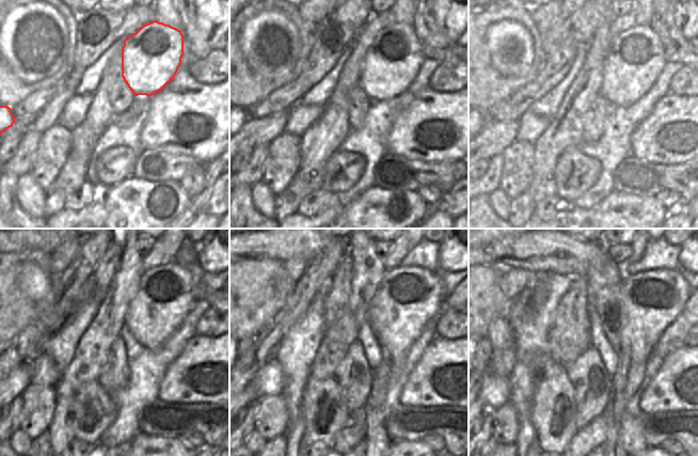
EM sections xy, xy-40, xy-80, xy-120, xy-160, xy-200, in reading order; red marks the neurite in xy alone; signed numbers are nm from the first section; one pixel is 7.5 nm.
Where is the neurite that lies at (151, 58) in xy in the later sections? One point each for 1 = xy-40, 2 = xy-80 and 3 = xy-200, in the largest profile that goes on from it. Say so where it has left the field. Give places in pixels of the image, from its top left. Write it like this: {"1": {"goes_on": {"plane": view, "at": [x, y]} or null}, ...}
{"1": {"goes_on": {"plane": "xy-40", "at": [394, 69]}}, "2": {"goes_on": {"plane": "xy-80", "at": [636, 75]}}, "3": {"goes_on": {"plane": "xy-200", "at": [653, 299]}}}

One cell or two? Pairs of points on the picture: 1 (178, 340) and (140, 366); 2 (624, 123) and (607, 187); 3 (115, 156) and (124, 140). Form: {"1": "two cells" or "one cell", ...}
{"1": "one cell", "2": "two cells", "3": "two cells"}

